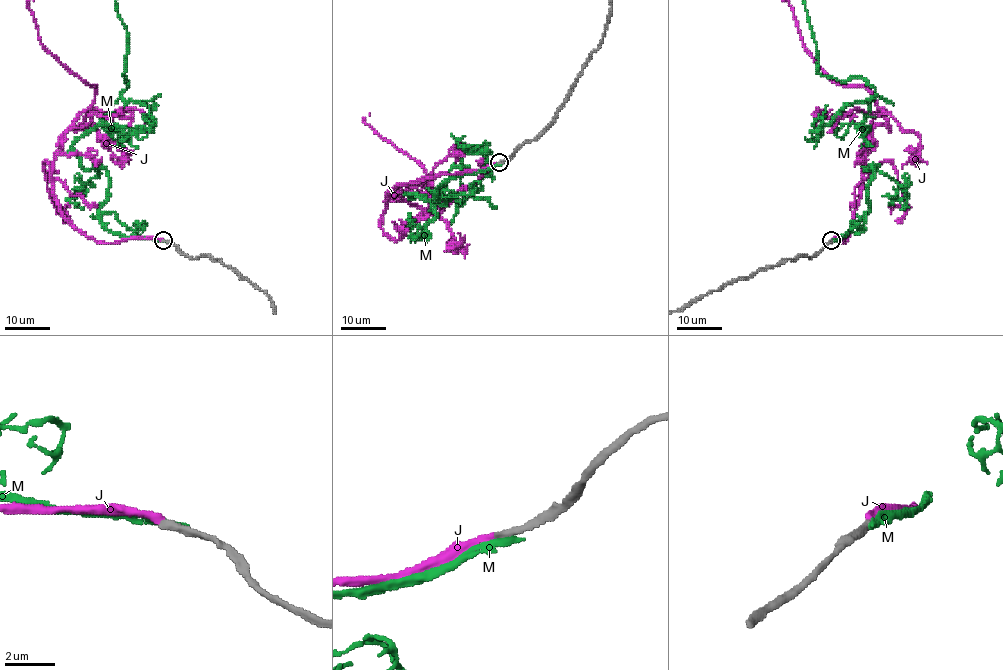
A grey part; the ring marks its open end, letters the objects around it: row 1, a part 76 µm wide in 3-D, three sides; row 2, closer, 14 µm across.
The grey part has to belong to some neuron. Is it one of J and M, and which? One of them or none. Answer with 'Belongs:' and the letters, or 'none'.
Belongs: J

